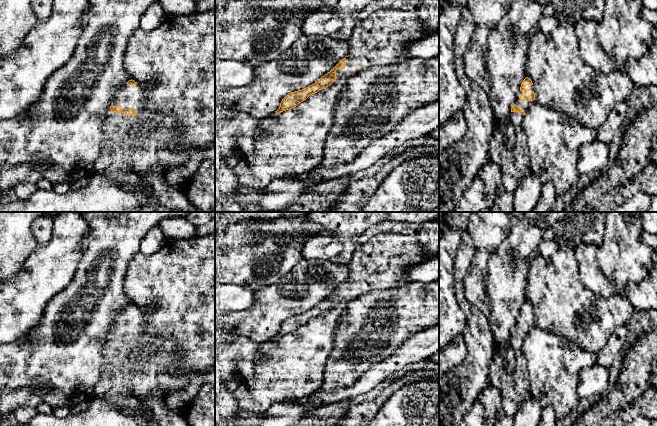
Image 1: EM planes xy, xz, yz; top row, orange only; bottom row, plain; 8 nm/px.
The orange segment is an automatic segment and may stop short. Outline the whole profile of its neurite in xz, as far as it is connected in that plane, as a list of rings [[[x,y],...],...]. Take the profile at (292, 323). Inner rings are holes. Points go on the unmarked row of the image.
[[[384,231],[358,247],[348,264],[349,278],[314,308],[289,317],[275,338],[290,334],[310,319],[334,305],[349,303],[364,294],[408,283],[406,269],[426,260],[418,239],[413,235]]]

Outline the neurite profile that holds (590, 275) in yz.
[[[580,243],[574,249],[578,265],[578,280],[594,294],[603,298],[613,295],[614,285],[602,273],[597,261],[598,247]]]

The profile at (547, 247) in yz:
[[[542,239],[540,243],[540,255],[550,257],[558,252],[560,247],[554,240]]]

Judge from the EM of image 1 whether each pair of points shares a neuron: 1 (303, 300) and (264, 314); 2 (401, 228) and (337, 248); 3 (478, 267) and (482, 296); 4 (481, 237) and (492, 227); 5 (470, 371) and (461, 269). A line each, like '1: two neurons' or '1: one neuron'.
1: one neuron
2: one neuron
3: one neuron
4: one neuron
5: one neuron

